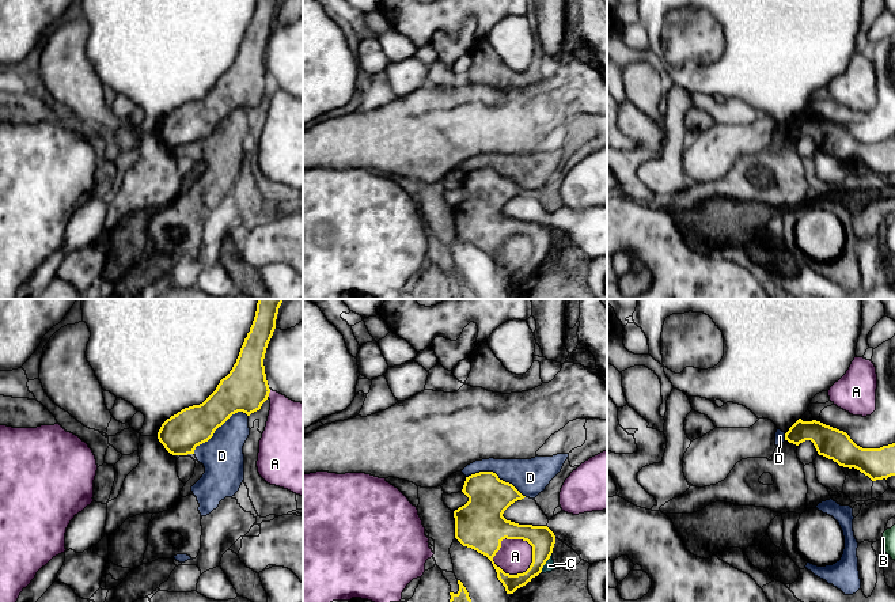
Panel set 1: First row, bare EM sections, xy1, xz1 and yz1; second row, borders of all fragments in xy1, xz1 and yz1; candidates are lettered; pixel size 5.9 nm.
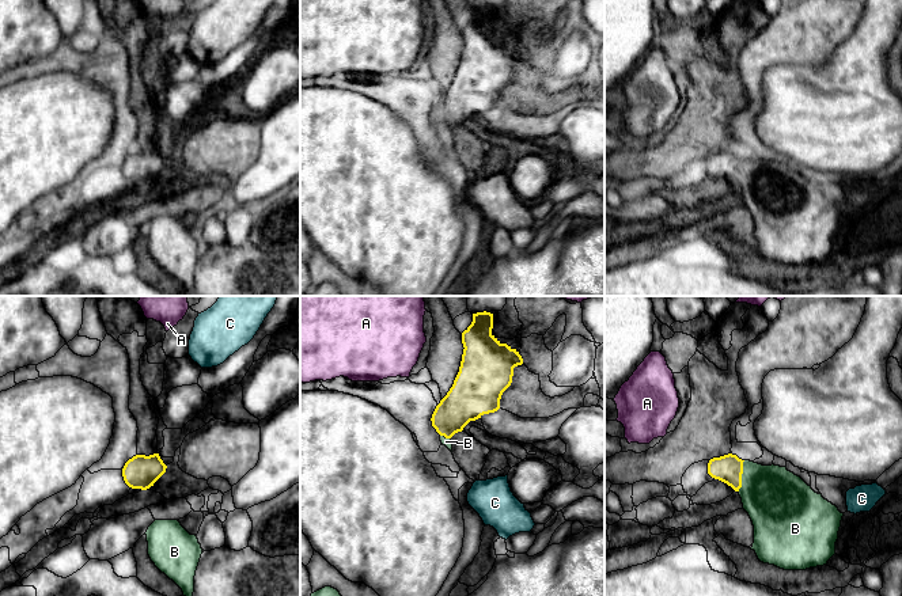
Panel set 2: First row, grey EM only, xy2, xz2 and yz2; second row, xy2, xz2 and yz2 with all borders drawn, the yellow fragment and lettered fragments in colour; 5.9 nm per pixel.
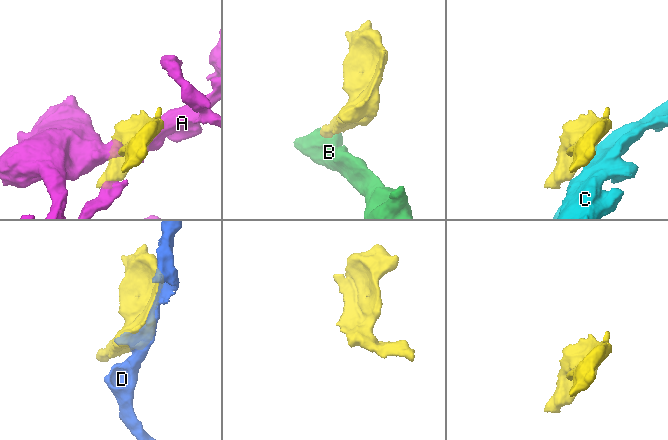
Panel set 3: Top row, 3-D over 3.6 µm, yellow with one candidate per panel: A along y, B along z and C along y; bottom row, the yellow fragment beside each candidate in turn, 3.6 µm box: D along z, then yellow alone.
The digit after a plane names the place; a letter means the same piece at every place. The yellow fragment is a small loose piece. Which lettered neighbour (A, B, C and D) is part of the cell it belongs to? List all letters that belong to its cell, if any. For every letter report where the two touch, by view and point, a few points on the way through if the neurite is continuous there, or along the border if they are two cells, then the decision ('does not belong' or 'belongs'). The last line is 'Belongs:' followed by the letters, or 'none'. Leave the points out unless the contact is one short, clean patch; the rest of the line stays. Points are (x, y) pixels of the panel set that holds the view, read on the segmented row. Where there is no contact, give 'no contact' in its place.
A: xz1 (507, 538) | does not belong
B: yz2 (741, 477) | across yz2 (728, 469), (741, 477), (749, 478), (776, 500) | belongs
C: xz1 (545, 563) | along xz1 (552, 555), (539, 572) | does not belong
D: xy1 (217, 427) | does not belong
Belongs: B

